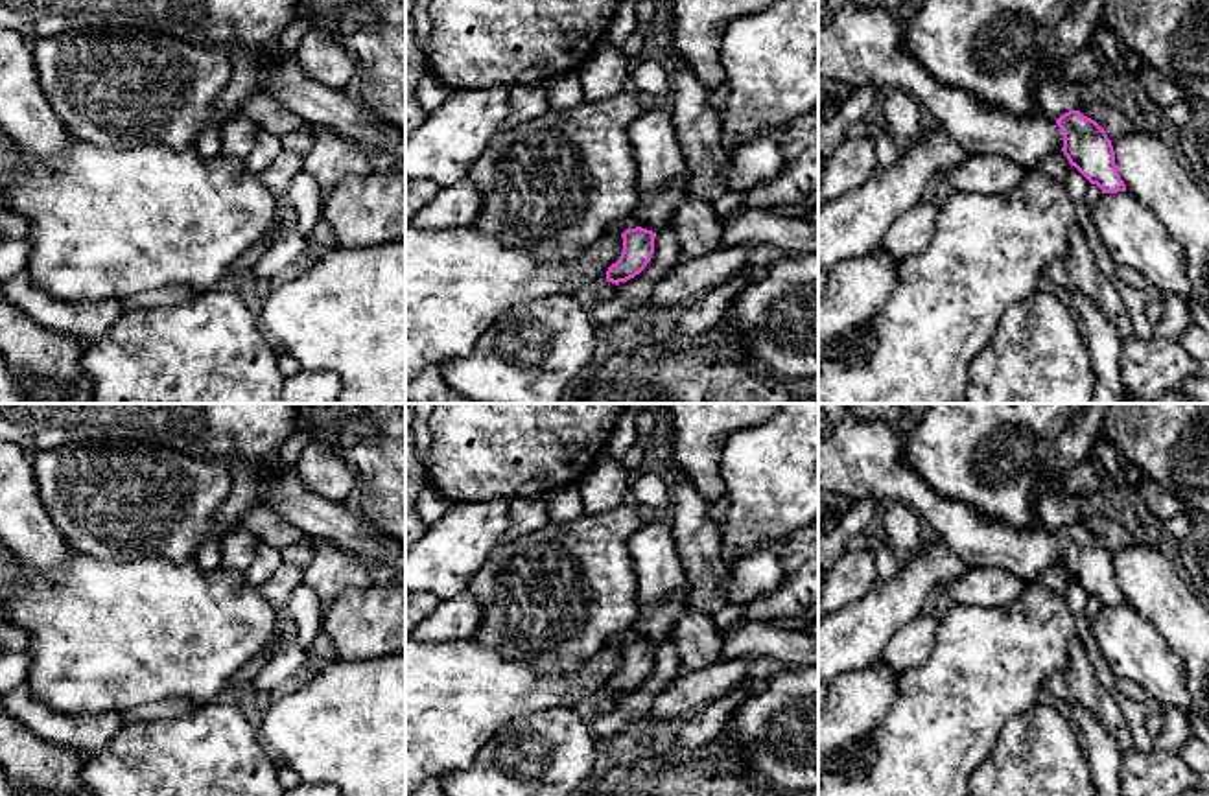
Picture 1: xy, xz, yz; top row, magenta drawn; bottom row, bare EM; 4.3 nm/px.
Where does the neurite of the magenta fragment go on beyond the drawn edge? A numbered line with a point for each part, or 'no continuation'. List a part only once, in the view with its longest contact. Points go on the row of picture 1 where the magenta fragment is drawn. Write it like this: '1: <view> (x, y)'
1: yz (861, 46)

